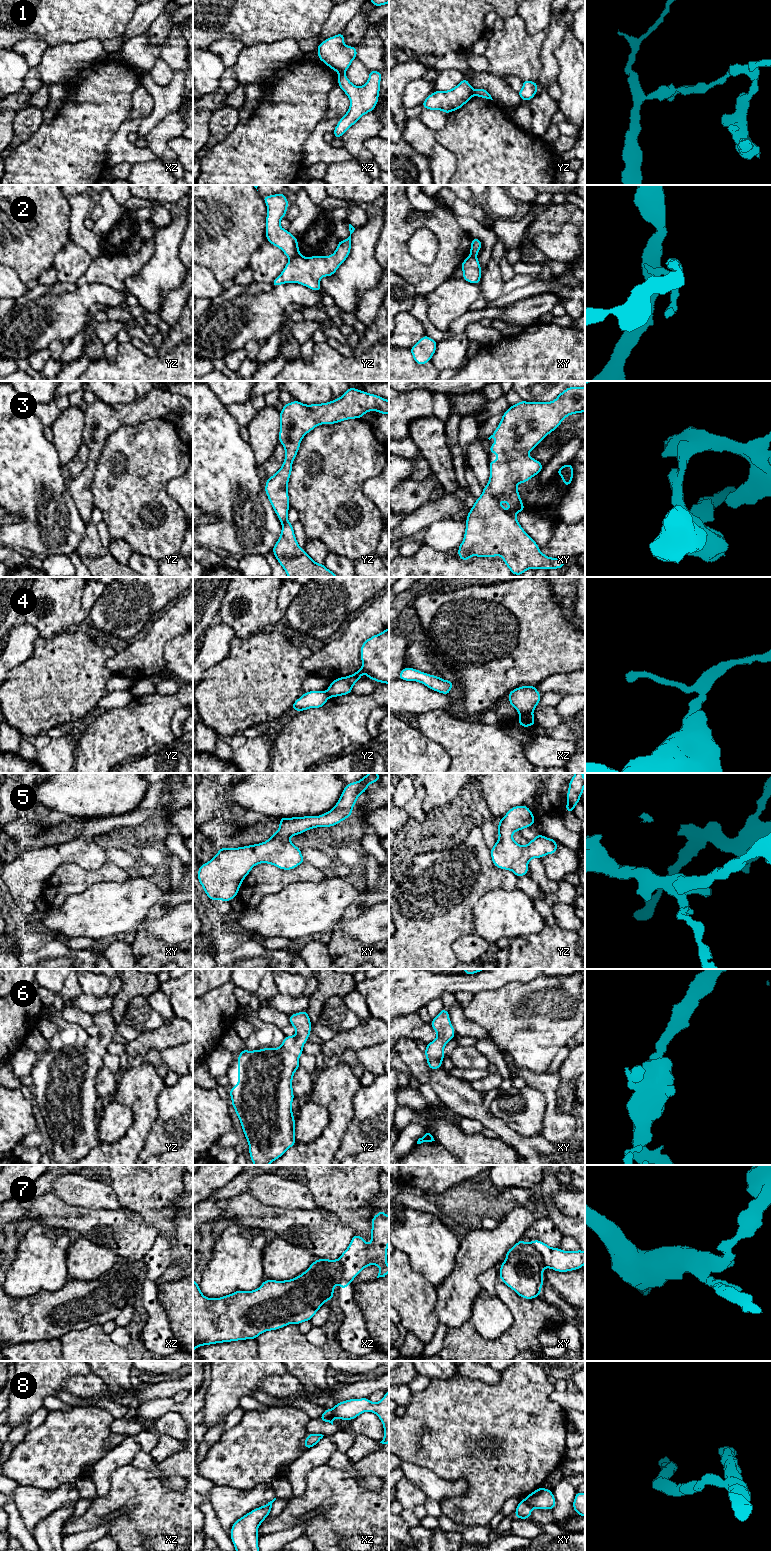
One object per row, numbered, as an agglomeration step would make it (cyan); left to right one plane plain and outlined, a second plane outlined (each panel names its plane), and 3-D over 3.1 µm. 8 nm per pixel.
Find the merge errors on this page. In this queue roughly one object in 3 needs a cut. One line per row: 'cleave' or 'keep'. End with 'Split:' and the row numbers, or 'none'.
1: cleave
2: cleave
3: keep
4: cleave
5: keep
6: keep
7: cleave
8: cleave
Split: 1, 2, 4, 7, 8

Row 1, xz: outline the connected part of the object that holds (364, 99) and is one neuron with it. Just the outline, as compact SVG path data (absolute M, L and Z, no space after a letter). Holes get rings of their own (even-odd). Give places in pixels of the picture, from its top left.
M371 70L368 81L363 86L358 87L349 81L345 73L339 73L338 85L349 97L350 107L333 131L335 138L341 138L346 130L376 107L381 77L382 74L379 71Z

